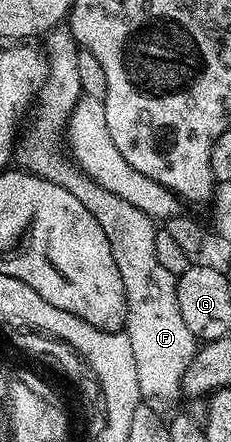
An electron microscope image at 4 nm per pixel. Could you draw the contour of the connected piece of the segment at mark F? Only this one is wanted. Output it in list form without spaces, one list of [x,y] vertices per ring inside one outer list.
[[[62,27],[53,30],[45,41],[48,75],[32,109],[34,122],[27,133],[25,130],[17,146],[17,160],[22,160],[20,165],[23,170],[72,191],[72,195],[76,195],[76,199],[80,199],[80,203],[84,203],[84,207],[92,211],[92,219],[96,219],[96,223],[104,227],[104,235],[108,235],[108,243],[112,247],[112,259],[116,259],[116,267],[120,267],[120,275],[124,279],[127,303],[124,332],[132,342],[140,395],[148,407],[159,411],[170,408],[173,410],[173,405],[182,397],[182,376],[184,371],[188,371],[188,363],[192,363],[196,352],[196,338],[192,331],[188,331],[188,326],[180,316],[180,303],[176,303],[178,278],[156,259],[158,229],[154,218],[144,215],[140,207],[124,203],[120,195],[112,195],[107,189],[99,187],[71,164],[69,156],[64,153],[62,156],[57,149],[58,141],[60,145],[65,125],[70,119],[70,112],[76,107],[79,97],[83,96],[80,74],[76,71],[80,46],[73,35]]]

